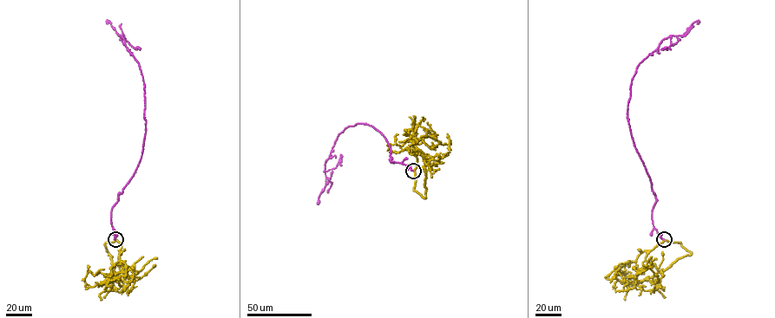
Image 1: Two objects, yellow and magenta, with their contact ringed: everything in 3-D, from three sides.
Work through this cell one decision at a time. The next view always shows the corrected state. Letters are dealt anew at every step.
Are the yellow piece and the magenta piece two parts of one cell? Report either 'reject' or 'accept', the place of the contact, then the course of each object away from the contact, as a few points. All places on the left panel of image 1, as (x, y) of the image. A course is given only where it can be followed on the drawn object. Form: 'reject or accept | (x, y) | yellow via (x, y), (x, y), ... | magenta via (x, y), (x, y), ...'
accept | (115, 239) | yellow via (115, 239), (105, 245), (112, 256), (114, 278), (112, 281), (110, 277), (131, 275), (134, 284), (128, 292) | magenta via (115, 239), (110, 211), (141, 157), (146, 120), (144, 85), (139, 65), (121, 35), (108, 22)

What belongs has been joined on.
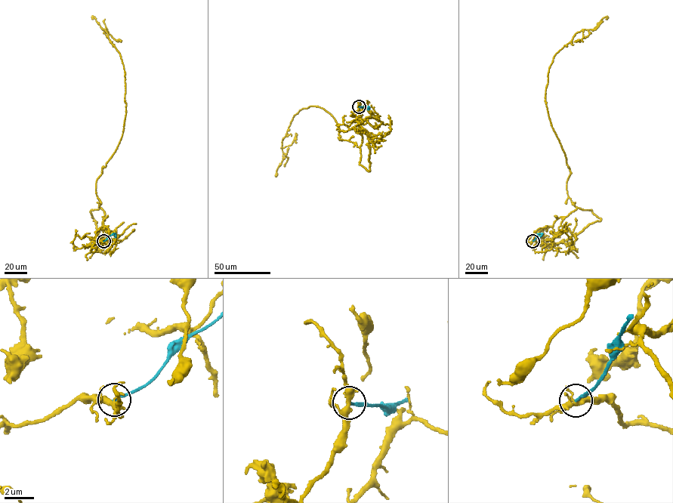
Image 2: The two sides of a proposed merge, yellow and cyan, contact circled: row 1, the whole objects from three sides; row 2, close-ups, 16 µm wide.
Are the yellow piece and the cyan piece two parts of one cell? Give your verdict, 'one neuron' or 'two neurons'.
two neurons

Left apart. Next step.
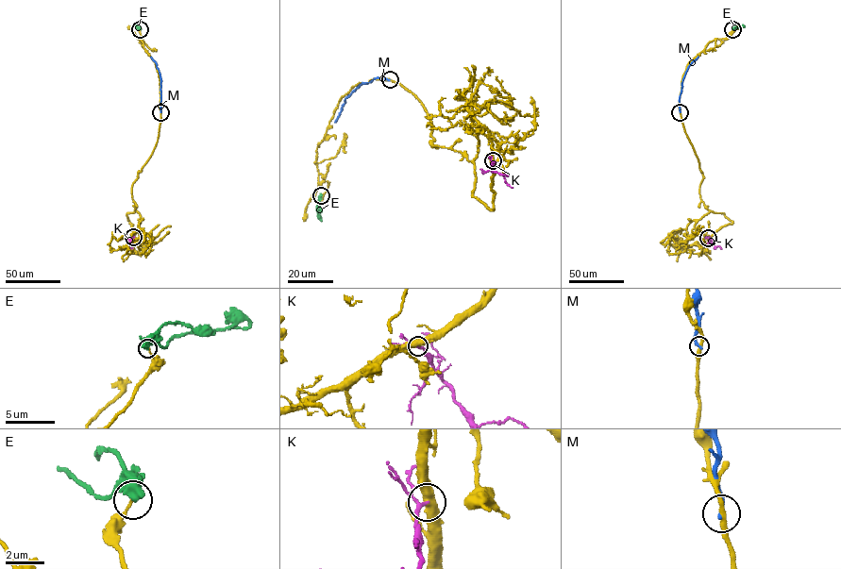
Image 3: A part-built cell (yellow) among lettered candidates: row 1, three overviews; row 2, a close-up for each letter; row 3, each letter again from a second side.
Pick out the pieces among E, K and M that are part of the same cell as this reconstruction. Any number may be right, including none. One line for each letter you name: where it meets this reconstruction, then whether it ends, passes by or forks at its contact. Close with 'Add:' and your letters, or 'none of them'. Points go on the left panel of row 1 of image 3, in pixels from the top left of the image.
K: Touches yellow at (133, 237). It passes by
Add: K

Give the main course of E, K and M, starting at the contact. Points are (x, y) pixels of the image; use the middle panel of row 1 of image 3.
E: (321, 195), (316, 210), (321, 221)
K: (493, 160), (492, 170), (503, 175), (506, 183), (512, 186)
M: (390, 80), (377, 77), (360, 84), (344, 98), (335, 122)

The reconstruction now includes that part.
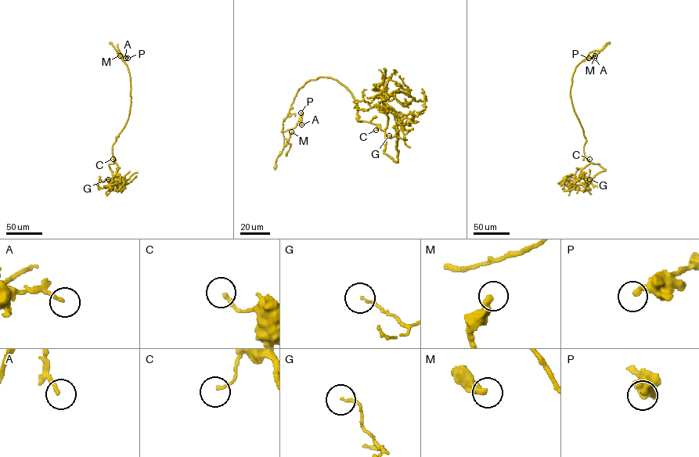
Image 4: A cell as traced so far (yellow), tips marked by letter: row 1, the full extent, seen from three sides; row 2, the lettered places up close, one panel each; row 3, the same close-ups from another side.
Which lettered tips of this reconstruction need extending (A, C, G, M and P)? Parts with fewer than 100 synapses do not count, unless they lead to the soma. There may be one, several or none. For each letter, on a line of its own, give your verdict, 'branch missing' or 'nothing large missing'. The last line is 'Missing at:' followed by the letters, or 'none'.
A: nothing large missing
C: nothing large missing
G: nothing large missing
M: nothing large missing
P: nothing large missing
Missing at: none

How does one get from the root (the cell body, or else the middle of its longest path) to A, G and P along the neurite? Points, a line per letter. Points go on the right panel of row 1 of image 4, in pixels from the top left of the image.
A: (584, 135), (572, 105), (571, 88), (576, 66), (594, 50), (592, 57), (594, 58)
G: (584, 135), (585, 156), (589, 162), (599, 164), (605, 170), (589, 180), (591, 181), (589, 179)
P: (584, 135), (572, 105), (571, 88), (575, 67), (594, 50), (594, 55), (589, 58)

